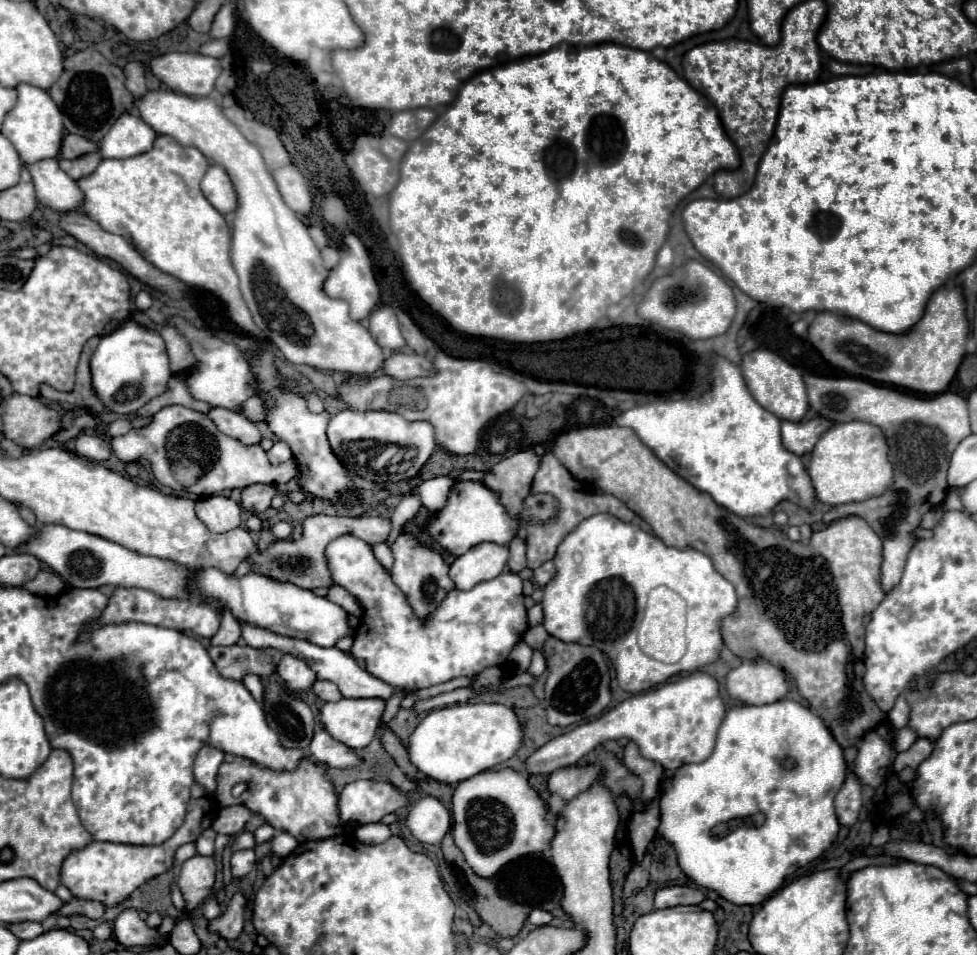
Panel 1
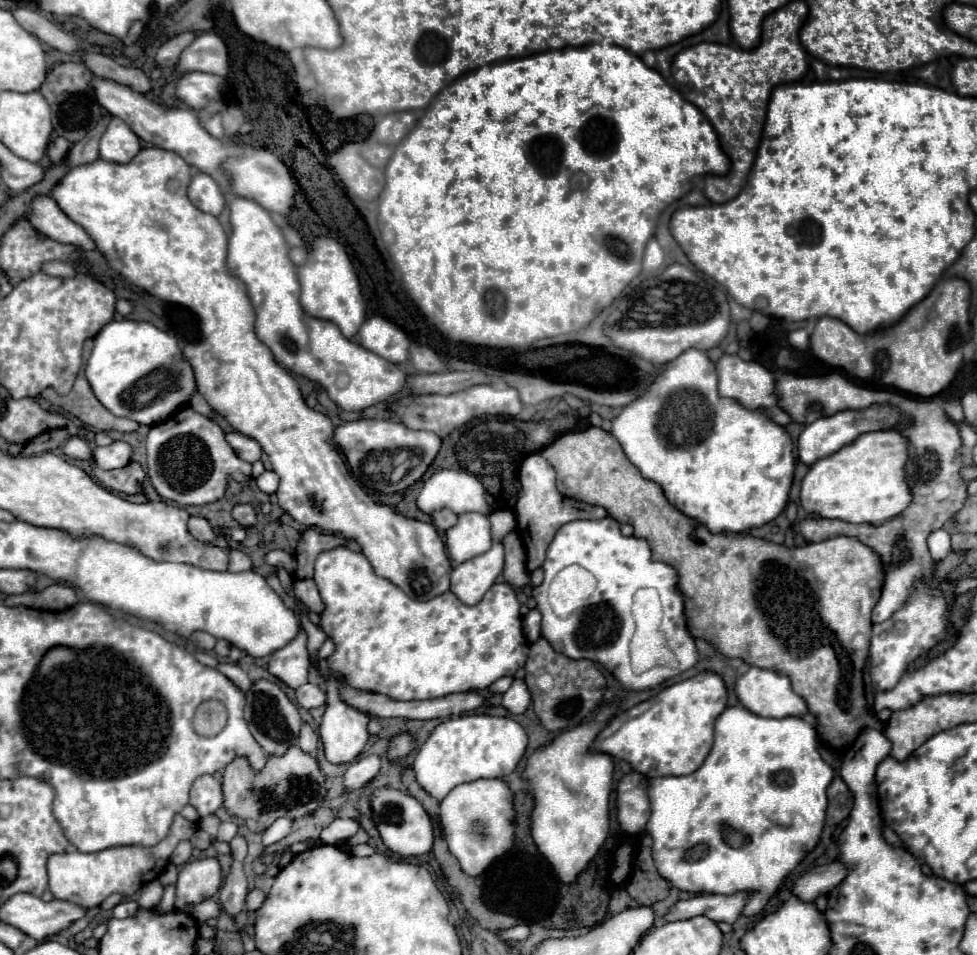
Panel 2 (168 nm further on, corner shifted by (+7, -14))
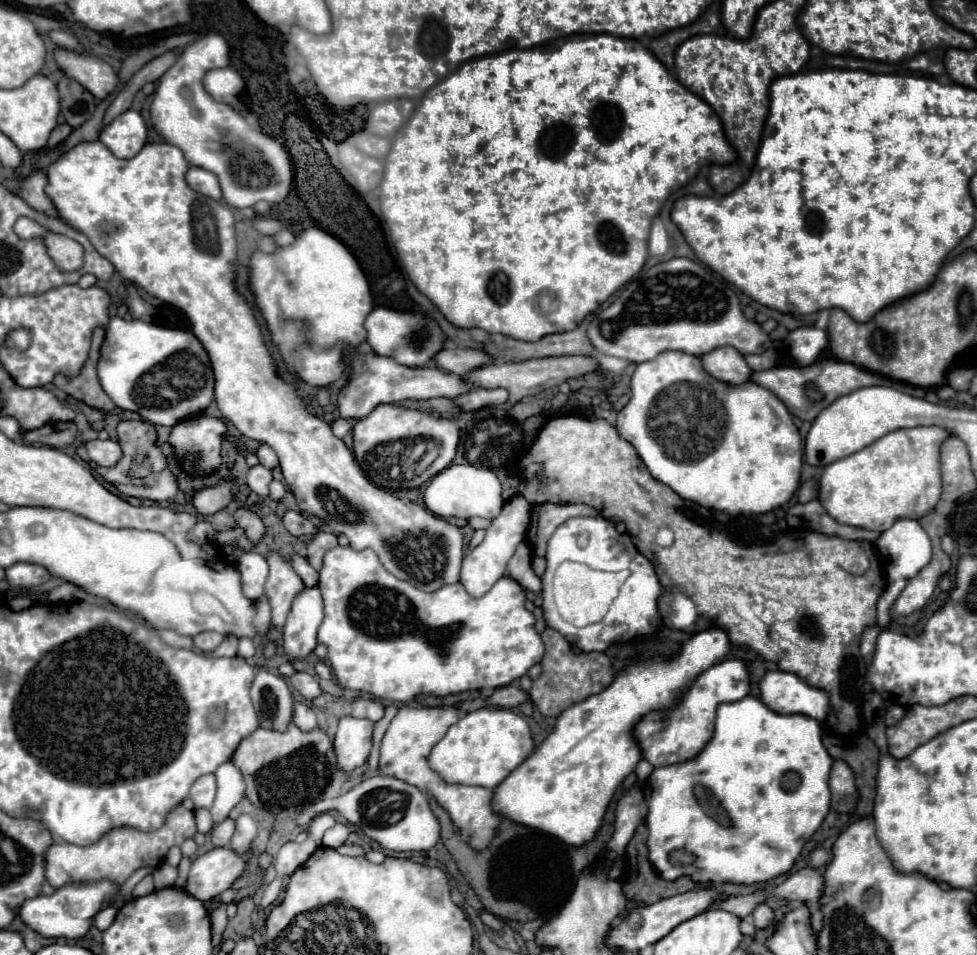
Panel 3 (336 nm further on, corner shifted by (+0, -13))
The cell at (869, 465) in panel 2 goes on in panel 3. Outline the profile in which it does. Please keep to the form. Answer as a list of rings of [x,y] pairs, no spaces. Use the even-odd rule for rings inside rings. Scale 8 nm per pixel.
[[[913,427],[897,429],[883,435],[869,447],[827,465],[819,479],[819,501],[827,513],[843,525],[855,525],[871,531],[887,531],[897,519],[919,519],[933,511],[941,495],[941,475],[939,475],[939,447],[949,437],[941,427]]]

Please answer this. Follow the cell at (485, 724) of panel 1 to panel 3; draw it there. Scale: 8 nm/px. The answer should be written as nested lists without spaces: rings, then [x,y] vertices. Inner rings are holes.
[[[483,707],[467,713],[449,727],[445,737],[431,749],[429,767],[449,785],[481,785],[495,789],[533,751],[529,723],[515,711]]]

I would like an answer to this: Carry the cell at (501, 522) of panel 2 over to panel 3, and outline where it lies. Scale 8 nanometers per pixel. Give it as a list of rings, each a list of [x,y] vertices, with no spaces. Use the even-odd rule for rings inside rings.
[[[523,495],[513,497],[509,503],[503,505],[501,513],[491,521],[485,541],[465,555],[461,567],[461,585],[471,597],[485,595],[503,577],[507,561],[513,557],[515,547],[525,539],[525,527],[529,527],[529,511],[531,503]]]

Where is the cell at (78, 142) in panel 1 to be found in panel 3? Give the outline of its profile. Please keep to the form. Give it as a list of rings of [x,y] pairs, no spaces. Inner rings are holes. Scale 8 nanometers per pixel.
[[[67,123],[57,125],[57,127],[53,129],[51,137],[49,137],[49,147],[57,147],[61,141],[65,141],[65,139],[69,137],[69,133],[71,133],[71,127],[69,127]]]

